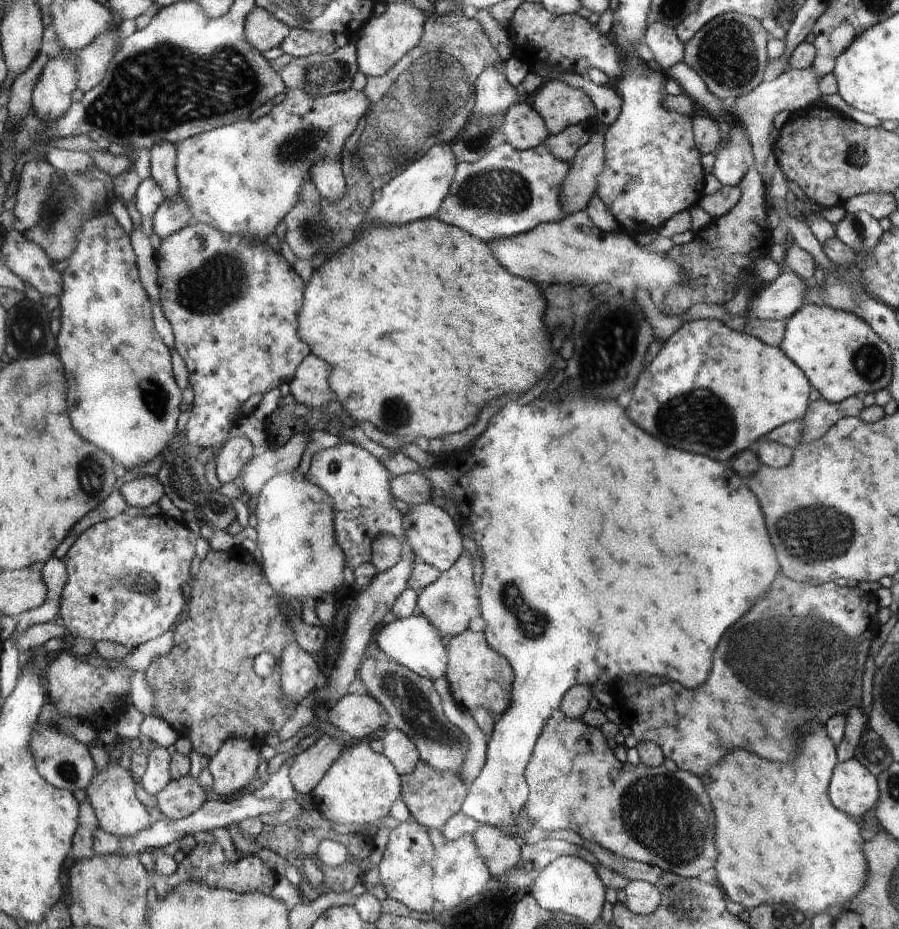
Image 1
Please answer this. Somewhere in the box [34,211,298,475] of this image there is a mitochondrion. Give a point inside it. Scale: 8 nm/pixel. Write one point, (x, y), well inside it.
(222, 279)

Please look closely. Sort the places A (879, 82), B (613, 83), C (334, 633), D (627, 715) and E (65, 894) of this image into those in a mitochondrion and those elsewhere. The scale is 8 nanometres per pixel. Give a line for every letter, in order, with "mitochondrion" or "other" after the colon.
A: other
B: other
C: other
D: other
E: other

